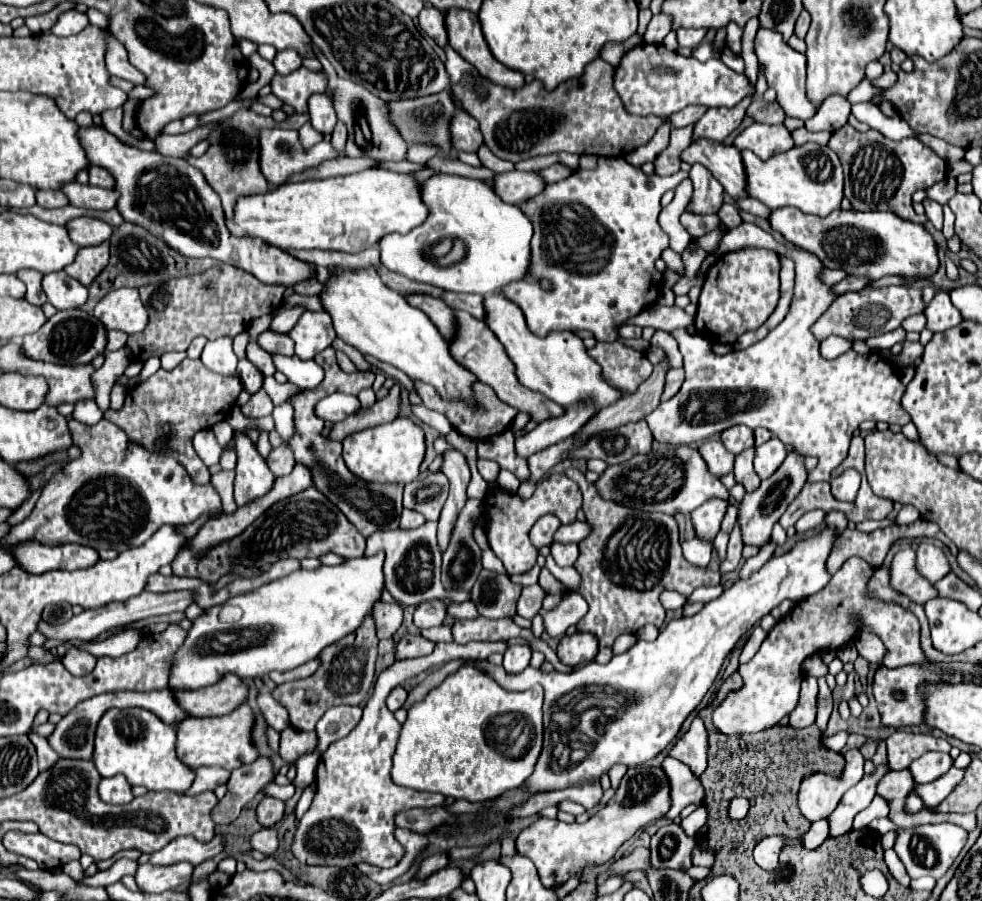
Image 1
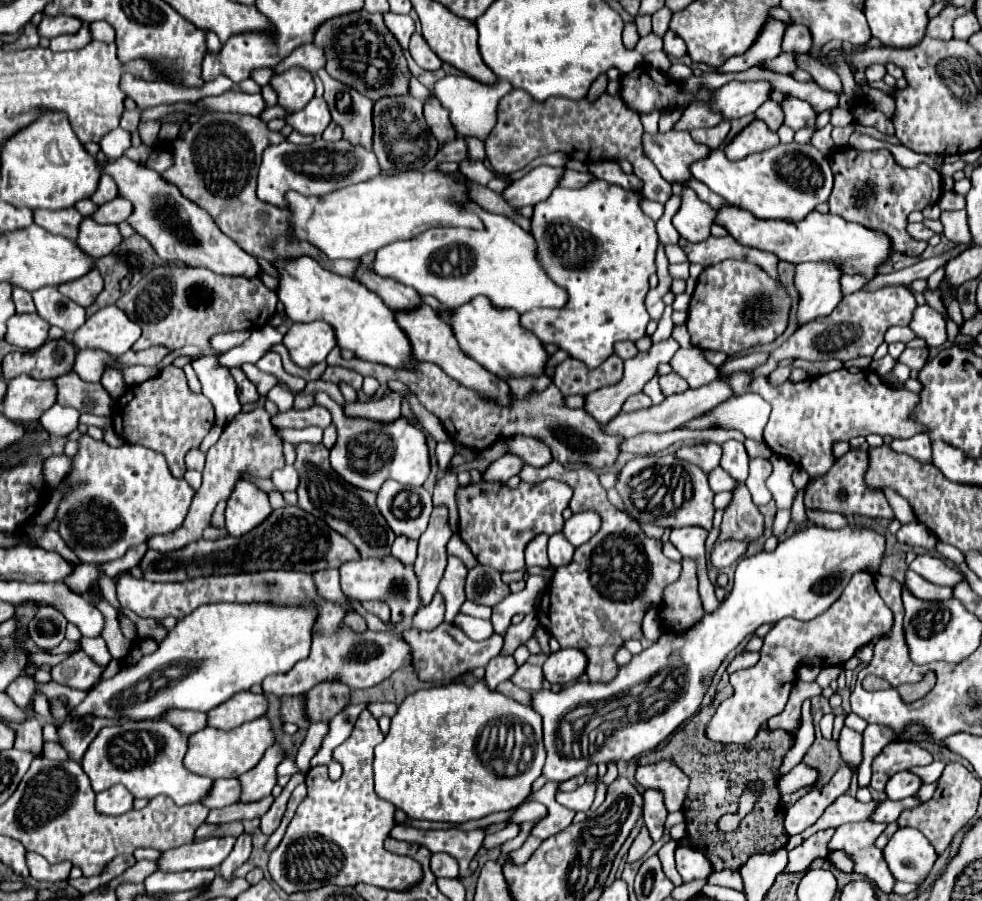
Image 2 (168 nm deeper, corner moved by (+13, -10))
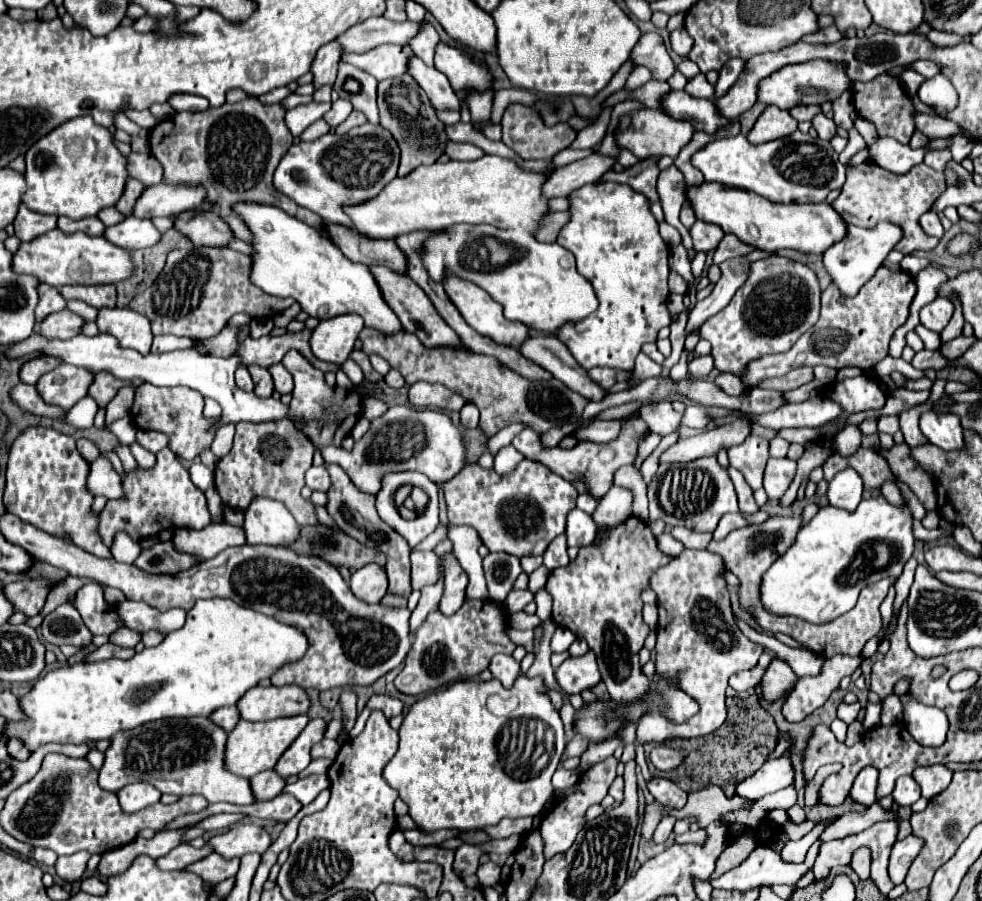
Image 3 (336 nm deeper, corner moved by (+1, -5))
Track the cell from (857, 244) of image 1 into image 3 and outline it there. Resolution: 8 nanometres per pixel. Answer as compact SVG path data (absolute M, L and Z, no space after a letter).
M720 183L688 187L688 201L692 203L698 219L720 225L724 233L734 233L740 241L770 253L794 249L800 253L822 255L836 241L842 241L844 233L848 233L848 223L844 217L826 201L814 205L776 205L756 193L732 189Z

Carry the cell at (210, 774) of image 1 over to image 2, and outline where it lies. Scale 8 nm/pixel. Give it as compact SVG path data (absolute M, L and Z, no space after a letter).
M222 778L216 780L216 786L212 788L212 794L204 800L204 804L208 808L224 808L224 806L232 806L240 802L240 780L238 778Z

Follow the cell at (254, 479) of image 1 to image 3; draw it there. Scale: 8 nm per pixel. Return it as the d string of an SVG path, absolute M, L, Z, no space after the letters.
M256 497L244 511L242 529L250 545L284 545L298 537L300 525L296 525L294 517L280 505L280 501Z

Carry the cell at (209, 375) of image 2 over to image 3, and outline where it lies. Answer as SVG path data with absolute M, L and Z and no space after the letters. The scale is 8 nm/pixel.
M238 367L236 369L236 385L238 385L238 389L244 389L244 391L252 391L254 389L252 377L250 377L246 367Z

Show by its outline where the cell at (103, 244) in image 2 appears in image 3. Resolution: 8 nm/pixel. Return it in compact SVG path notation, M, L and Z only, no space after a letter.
M126 217L124 221L106 227L104 237L110 243L114 243L116 247L132 251L132 249L152 247L160 239L160 233L156 231L156 227L148 219Z

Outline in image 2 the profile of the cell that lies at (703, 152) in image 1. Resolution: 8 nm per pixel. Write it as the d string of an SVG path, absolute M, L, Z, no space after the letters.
M688 130L656 132L654 136L644 134L642 150L668 182L690 180L692 174L688 174L688 166L710 154L710 148L694 142Z

